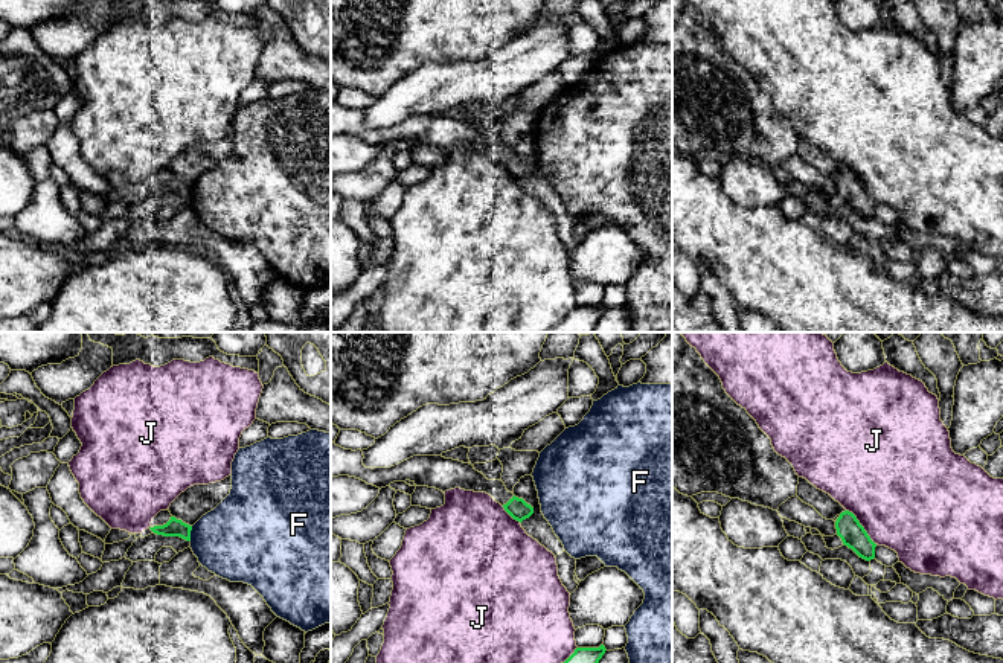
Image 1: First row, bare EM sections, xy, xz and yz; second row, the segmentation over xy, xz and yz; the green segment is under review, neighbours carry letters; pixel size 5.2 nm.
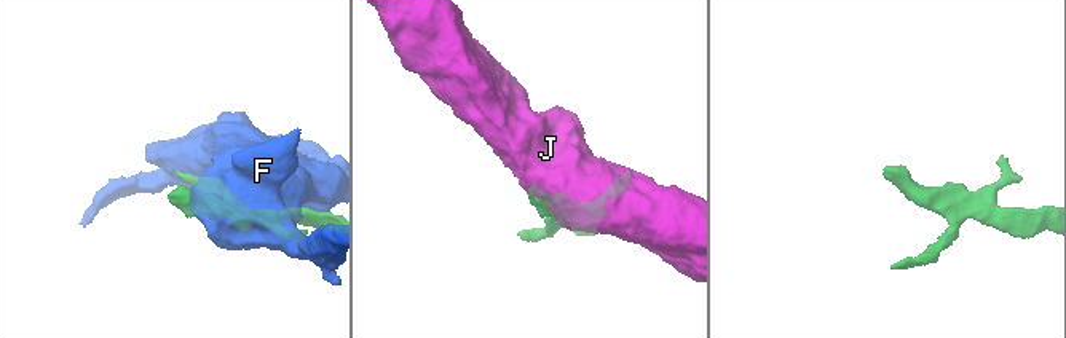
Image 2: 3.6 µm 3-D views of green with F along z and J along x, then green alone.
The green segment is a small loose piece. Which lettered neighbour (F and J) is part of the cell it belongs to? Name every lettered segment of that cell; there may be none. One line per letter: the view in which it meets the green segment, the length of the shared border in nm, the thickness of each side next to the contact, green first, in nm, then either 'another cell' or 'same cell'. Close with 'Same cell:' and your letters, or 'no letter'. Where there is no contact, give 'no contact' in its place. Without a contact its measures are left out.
F: xy | 80 nm | 100/400 nm | another cell
J: yz | 240 nm | 140/500 nm | another cell
Same cell: no letter

